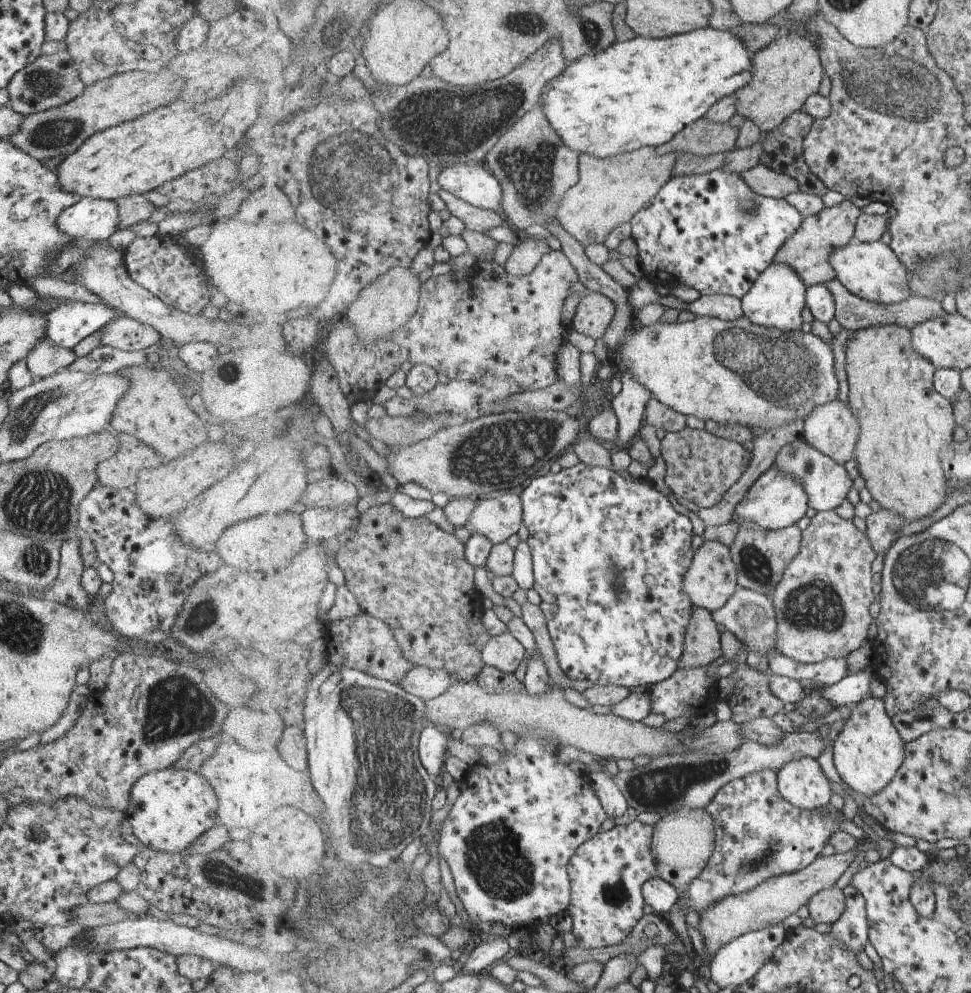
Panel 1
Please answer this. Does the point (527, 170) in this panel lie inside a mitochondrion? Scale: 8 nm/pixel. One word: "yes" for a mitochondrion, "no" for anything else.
yes

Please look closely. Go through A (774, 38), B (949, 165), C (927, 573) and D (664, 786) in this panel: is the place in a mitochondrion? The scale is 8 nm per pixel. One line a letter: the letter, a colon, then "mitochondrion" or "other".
A: other
B: other
C: mitochondrion
D: mitochondrion

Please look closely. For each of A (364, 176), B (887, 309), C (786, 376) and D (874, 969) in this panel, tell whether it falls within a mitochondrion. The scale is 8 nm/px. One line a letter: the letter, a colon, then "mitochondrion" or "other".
A: mitochondrion
B: other
C: mitochondrion
D: other

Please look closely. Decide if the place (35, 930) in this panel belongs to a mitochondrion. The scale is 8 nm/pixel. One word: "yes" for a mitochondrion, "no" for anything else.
no

